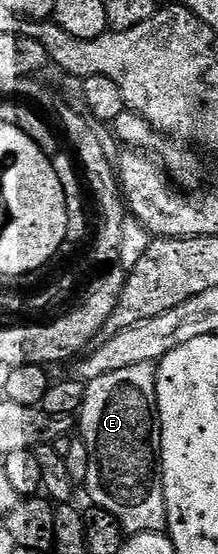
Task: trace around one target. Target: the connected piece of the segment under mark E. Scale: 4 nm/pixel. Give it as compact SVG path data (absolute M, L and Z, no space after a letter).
M137 364L88 382L85 402L79 410L79 433L89 452L83 485L85 489L89 488L92 504L111 511L126 534L162 532L167 526L167 511L161 482L156 368Z

